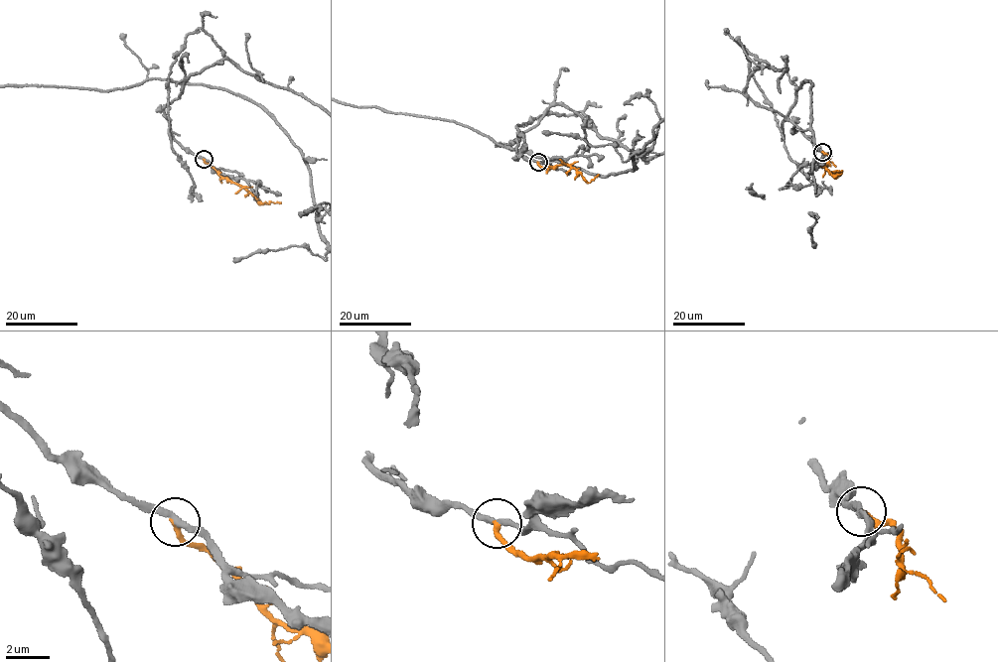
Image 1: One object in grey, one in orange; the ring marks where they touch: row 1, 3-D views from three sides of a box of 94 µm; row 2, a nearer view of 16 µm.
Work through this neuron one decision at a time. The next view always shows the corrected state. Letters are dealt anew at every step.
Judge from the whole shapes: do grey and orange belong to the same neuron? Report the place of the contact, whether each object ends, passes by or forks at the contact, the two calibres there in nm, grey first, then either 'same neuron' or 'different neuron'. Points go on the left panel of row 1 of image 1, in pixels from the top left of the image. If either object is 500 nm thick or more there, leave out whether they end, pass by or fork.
place (204, 159); grey passes by; orange ends; calibres 240 and 260 nm; different neuron

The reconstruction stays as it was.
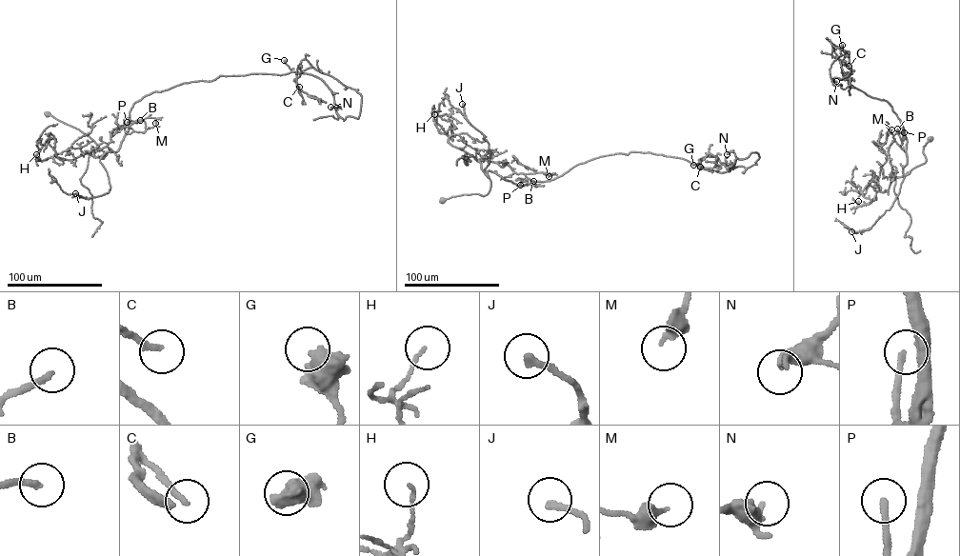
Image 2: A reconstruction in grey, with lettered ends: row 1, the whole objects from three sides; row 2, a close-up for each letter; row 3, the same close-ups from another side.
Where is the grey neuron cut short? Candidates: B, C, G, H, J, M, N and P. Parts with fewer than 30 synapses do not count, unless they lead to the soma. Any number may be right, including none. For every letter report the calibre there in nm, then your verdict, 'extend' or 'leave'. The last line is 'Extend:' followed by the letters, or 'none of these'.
B: 200 nm | leave
C: 200 nm | leave
G: 550 nm | leave
H: 100 nm | leave
J: 240 nm | extend
M: 320 nm | leave
N: 280 nm | leave
P: 190 nm | extend
Extend: J, P

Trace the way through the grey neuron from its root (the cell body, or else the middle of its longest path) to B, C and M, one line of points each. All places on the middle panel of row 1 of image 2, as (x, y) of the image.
B: (442, 200), (465, 194), (487, 194), (490, 180), (481, 168), (481, 160), (506, 163), (514, 172), (533, 181)
C: (442, 200), (487, 194), (489, 170), (522, 186), (617, 153), (722, 172), (759, 157), (700, 167)
M: (442, 200), (487, 194), (490, 180), (481, 160), (506, 163), (517, 173), (549, 176)

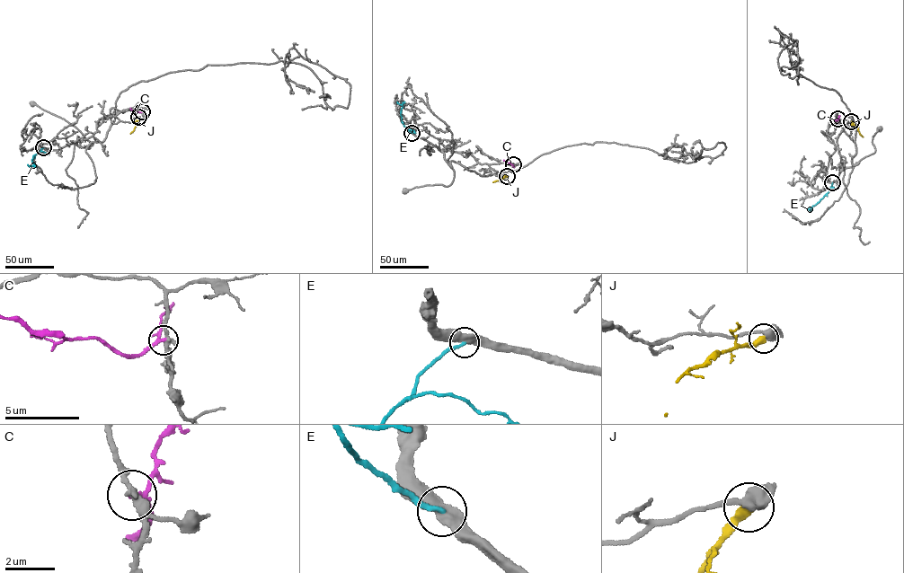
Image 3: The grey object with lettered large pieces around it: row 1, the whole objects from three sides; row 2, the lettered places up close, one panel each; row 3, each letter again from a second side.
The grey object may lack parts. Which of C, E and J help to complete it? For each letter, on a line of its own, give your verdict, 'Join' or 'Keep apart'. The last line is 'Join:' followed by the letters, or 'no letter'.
C: Keep apart
E: Keep apart
J: Keep apart
Join: no letter

